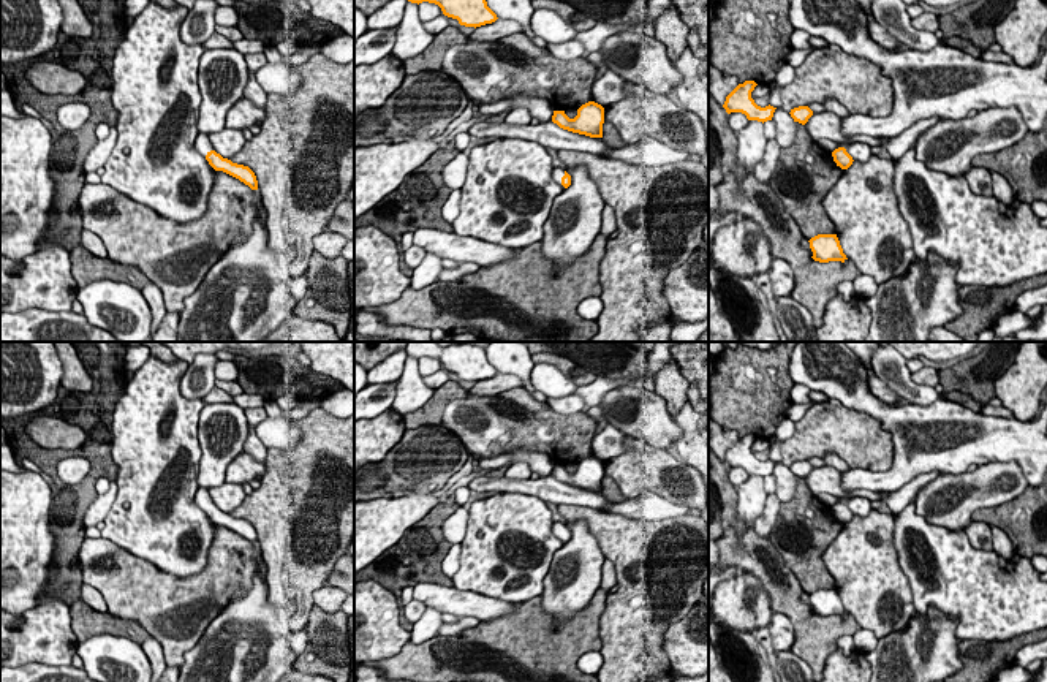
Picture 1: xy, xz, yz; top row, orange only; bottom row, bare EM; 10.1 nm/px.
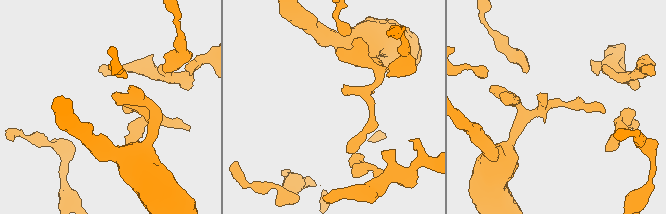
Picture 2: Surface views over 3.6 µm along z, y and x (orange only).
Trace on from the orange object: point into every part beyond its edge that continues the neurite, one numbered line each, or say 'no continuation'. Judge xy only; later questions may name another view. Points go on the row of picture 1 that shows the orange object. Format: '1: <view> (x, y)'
1: xy (203, 144)

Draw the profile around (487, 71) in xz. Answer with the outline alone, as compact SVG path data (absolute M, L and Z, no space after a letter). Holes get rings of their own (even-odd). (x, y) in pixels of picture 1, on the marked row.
M446 27L418 57L403 60L405 73L416 74L424 70L441 70L452 76L468 98L479 103L495 103L511 98L517 92L546 98L555 111L579 109L593 101L592 87L598 70L585 57L560 60L547 47L531 43L525 33L514 33L497 41L468 41L457 27Z

